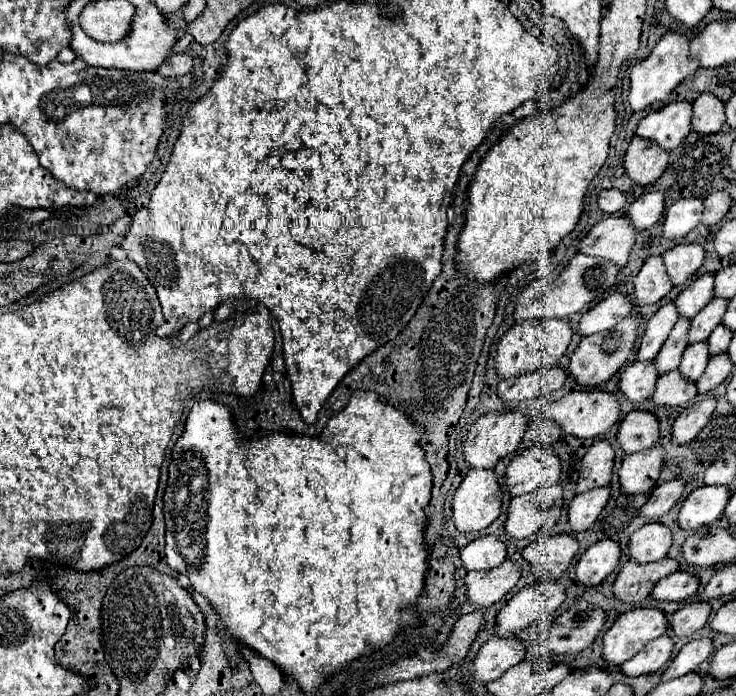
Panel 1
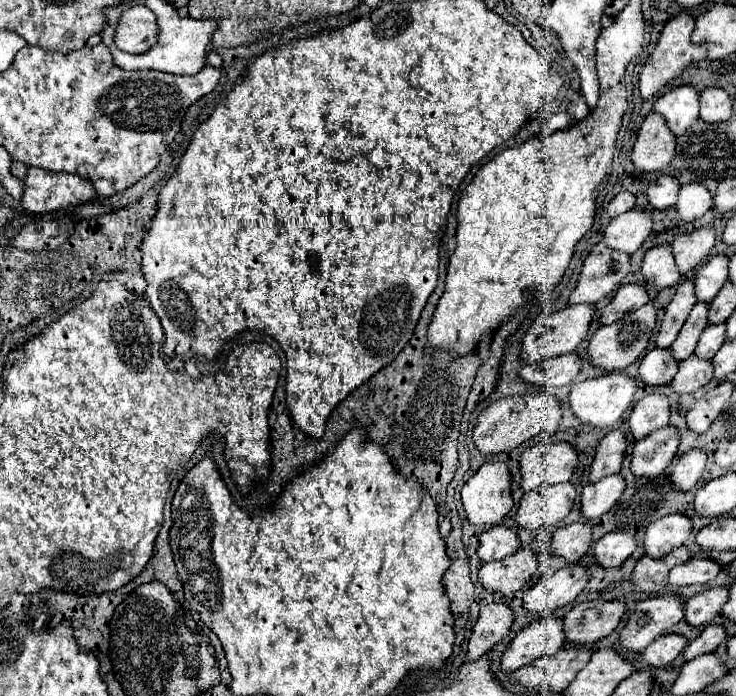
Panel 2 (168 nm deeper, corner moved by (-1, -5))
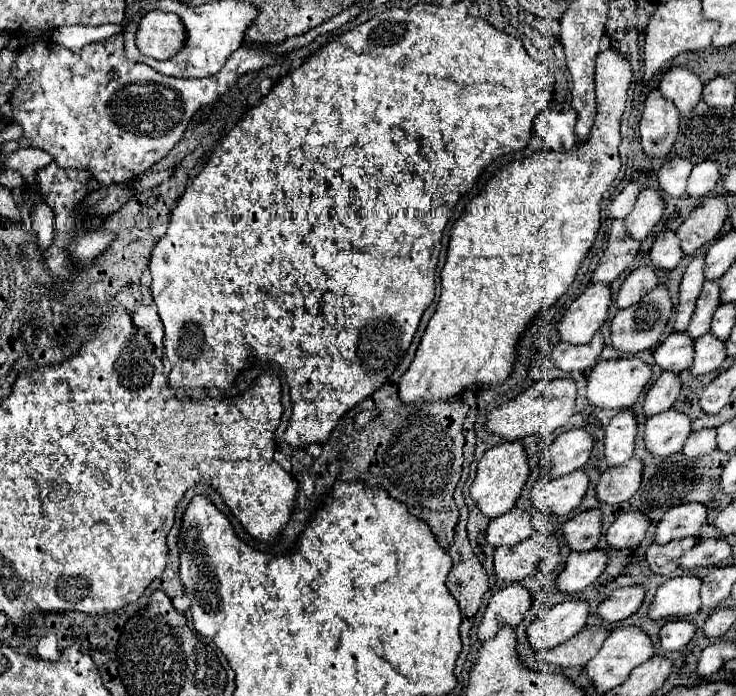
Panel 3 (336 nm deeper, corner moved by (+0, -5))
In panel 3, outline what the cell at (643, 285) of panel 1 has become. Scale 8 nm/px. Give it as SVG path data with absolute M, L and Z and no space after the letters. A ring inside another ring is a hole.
M671 229L657 233L649 257L655 263L655 267L659 267L659 269L673 269L683 257L681 245L677 241L677 233Z

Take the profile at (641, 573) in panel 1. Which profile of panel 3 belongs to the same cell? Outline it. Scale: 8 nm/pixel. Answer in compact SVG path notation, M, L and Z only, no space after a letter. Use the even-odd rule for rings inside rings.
M695 537L669 541L665 545L651 543L651 547L647 549L647 563L649 563L651 571L653 573L661 573L661 575L669 575L669 573L677 571L679 569L679 557L687 549L691 549L695 543L697 543Z

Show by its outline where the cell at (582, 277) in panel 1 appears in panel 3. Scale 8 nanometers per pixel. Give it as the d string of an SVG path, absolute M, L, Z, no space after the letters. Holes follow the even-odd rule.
M613 237L591 281L613 283L617 275L621 275L633 263L635 255L639 253L639 247L641 247L641 241L631 241L631 237Z

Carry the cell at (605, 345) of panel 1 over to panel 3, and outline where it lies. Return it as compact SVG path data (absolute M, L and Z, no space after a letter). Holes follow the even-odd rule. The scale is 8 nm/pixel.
M657 285L653 291L649 291L637 305L631 305L627 309L621 309L613 321L611 321L611 341L613 347L619 349L621 353L639 353L645 349L651 349L653 345L657 345L665 325L669 323L673 315L673 301L669 291L663 285Z

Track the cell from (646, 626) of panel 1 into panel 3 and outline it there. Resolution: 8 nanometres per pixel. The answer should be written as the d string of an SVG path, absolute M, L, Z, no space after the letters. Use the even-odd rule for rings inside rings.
M681 573L675 579L663 583L649 607L651 619L685 617L701 609L701 577L695 573Z

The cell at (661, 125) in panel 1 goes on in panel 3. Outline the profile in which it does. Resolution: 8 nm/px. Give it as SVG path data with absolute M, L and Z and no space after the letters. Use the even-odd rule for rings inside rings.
M671 67L667 73L663 73L659 89L665 99L671 99L681 115L687 115L697 101L701 99L703 83L699 75L695 75L687 67Z

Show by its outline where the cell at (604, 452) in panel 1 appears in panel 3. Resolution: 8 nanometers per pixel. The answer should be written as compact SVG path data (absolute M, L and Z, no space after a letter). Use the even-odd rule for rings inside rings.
M627 409L617 413L605 429L605 457L609 467L621 465L633 455L637 435L637 415Z

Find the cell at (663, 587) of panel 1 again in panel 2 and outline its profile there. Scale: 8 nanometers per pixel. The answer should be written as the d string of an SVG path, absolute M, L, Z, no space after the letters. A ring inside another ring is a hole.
M692 557L688 563L678 565L668 575L668 585L672 591L678 591L688 585L704 585L718 575L720 567L706 557Z

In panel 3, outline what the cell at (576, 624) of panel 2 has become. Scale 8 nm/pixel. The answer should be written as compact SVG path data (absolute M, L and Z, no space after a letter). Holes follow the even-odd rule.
M627 585L627 587L619 587L611 593L611 597L607 597L599 609L597 615L601 617L601 621L605 623L617 623L623 621L627 617L631 617L641 603L645 601L645 593L647 587L645 585Z

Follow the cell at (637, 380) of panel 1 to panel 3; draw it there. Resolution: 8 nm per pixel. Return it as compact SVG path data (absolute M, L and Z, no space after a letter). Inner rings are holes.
M673 331L653 353L655 363L663 371L679 373L683 369L689 369L693 363L693 345L695 341L689 337L687 331Z

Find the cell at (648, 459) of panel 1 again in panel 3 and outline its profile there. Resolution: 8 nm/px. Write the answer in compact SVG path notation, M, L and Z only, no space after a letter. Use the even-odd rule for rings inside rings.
M671 407L665 413L647 419L645 445L655 457L667 457L683 449L683 443L689 437L689 433L691 433L689 417Z

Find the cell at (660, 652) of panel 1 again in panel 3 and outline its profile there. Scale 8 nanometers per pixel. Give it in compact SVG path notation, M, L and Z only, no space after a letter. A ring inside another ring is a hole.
M687 619L667 621L661 627L661 633L659 633L661 635L661 649L663 651L677 651L677 649L681 649L683 645L687 645L691 641L695 631L697 631L695 623L691 623Z

